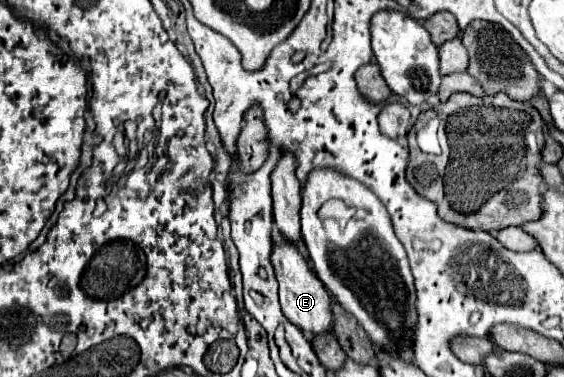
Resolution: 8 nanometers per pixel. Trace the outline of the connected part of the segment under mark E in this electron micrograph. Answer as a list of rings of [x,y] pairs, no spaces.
[[[283,242],[283,244],[275,244],[273,246],[273,254],[271,254],[271,262],[275,268],[275,276],[279,282],[279,300],[281,300],[281,310],[287,316],[289,322],[293,322],[297,328],[301,328],[303,332],[307,332],[309,336],[321,336],[321,334],[329,334],[333,332],[333,298],[329,296],[329,292],[325,290],[325,286],[321,284],[321,280],[311,272],[311,268],[307,266],[303,254],[297,250],[297,246]]]

